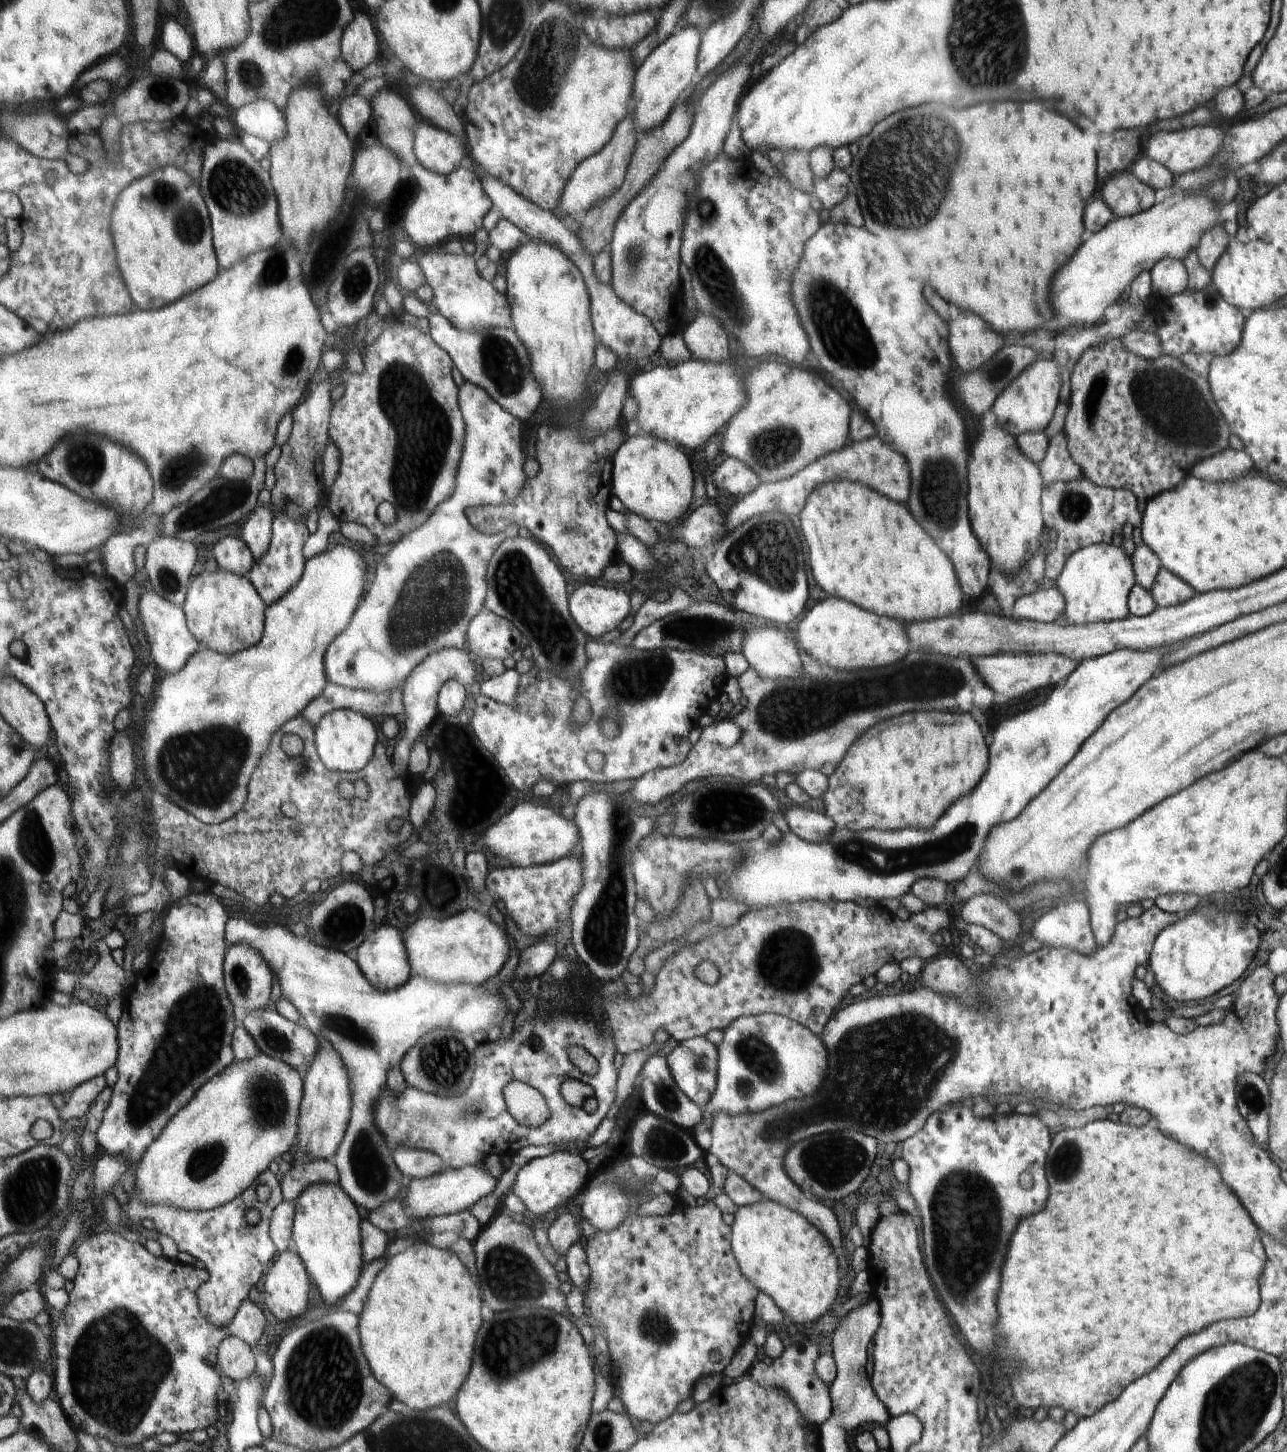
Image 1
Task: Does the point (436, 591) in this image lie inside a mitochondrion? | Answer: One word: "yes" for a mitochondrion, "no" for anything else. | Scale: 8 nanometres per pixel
yes

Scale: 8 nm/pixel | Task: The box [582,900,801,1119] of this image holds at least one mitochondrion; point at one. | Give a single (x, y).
(763, 1070)

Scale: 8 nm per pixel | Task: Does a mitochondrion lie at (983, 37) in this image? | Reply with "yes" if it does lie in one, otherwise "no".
yes

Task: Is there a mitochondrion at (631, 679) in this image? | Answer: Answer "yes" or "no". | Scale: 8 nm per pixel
yes

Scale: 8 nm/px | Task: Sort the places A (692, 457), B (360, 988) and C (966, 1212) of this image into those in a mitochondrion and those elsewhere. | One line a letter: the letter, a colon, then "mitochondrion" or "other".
A: other
B: other
C: mitochondrion

